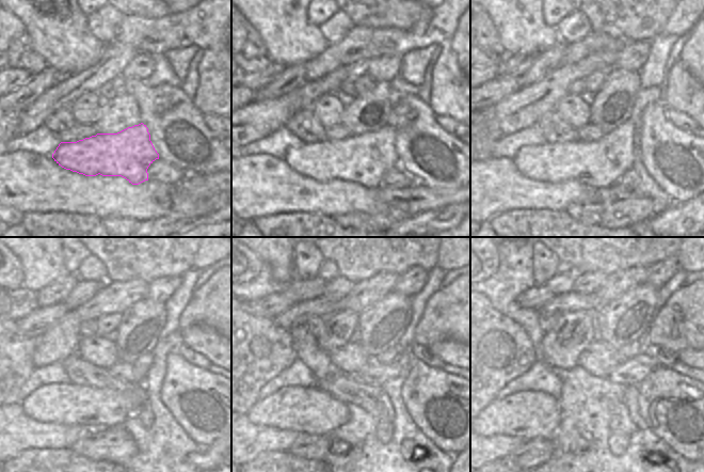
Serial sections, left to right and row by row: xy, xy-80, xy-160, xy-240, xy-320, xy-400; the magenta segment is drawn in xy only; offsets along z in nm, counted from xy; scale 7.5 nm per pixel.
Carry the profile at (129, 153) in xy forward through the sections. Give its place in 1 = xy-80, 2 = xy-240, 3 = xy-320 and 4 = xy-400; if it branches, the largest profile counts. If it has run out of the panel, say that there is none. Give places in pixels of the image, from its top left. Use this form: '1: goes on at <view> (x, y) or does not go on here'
1: goes on at xy-80 (365, 158)
2: goes on at xy-240 (67, 404)
3: goes on at xy-320 (307, 410)
4: goes on at xy-400 (530, 414)

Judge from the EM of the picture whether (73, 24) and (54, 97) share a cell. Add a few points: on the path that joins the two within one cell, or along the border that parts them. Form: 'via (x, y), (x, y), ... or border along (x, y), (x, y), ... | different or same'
border along (85, 69), (61, 77) | different

